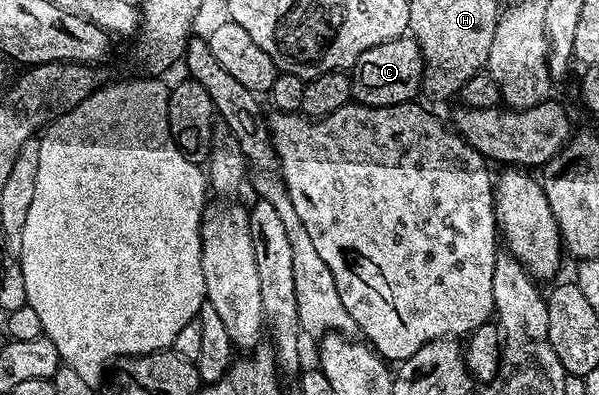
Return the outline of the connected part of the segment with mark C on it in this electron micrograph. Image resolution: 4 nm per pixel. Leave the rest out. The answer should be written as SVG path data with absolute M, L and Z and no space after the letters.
M411 37L392 39L375 49L367 49L363 57L351 68L353 99L364 107L390 107L408 103L418 98L422 90L421 78L425 72L425 62L419 45Z

